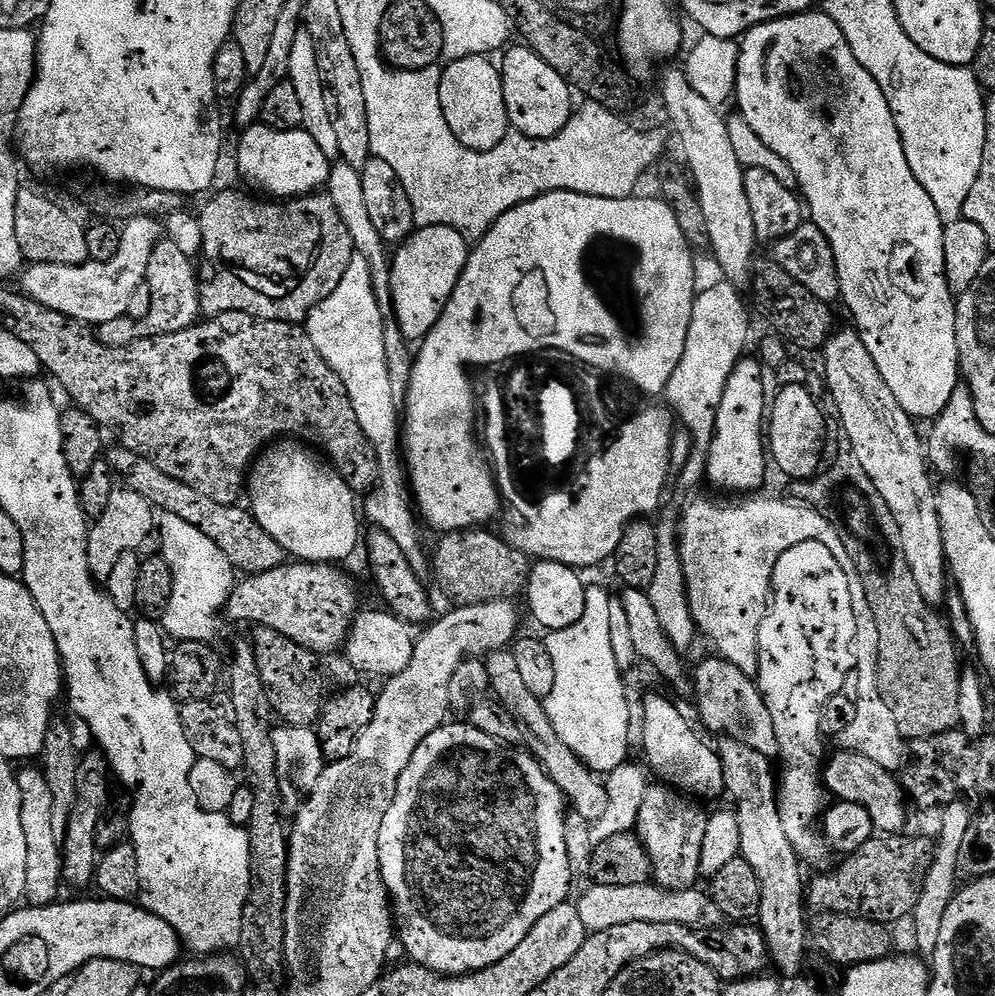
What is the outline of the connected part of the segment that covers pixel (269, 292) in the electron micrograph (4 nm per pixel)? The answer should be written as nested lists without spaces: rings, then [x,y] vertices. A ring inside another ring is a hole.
[[[220,192],[204,209],[199,209],[198,215],[202,226],[204,247],[200,260],[202,266],[199,265],[198,268],[198,282],[200,285],[200,309],[205,317],[215,318],[222,313],[238,312],[250,314],[256,320],[277,320],[287,324],[300,324],[307,321],[314,306],[318,306],[326,298],[330,298],[330,294],[334,294],[334,290],[338,290],[338,282],[342,282],[342,274],[346,274],[346,270],[354,258],[350,230],[346,230],[346,222],[342,222],[342,218],[338,218],[338,206],[334,206],[334,202],[326,194],[298,196],[285,199],[283,202],[268,203],[272,204],[263,204],[262,201],[255,200],[254,197],[247,196],[244,192]],[[229,268],[233,268],[237,274],[229,274]]]

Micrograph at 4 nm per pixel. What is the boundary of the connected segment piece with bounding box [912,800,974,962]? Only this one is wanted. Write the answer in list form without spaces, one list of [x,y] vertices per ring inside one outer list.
[[[957,800],[948,803],[939,811],[938,819],[934,824],[938,827],[939,838],[936,838],[936,851],[933,853],[933,861],[929,865],[928,872],[921,884],[918,906],[912,915],[914,922],[914,936],[916,938],[917,955],[926,962],[930,962],[937,952],[939,935],[942,932],[942,920],[946,910],[958,891],[957,878],[960,878],[958,852],[962,848],[966,831],[972,825],[974,812],[971,812],[967,801]]]

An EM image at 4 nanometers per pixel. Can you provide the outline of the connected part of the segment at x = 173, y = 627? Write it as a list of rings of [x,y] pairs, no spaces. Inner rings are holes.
[[[163,514],[158,520],[158,536],[160,532],[160,548],[165,562],[170,566],[170,574],[174,578],[174,594],[170,598],[170,606],[166,610],[162,627],[173,641],[202,640],[215,641],[220,632],[221,613],[225,611],[233,588],[238,583],[238,573],[232,567],[230,558],[198,530],[198,526],[190,526],[178,514]]]

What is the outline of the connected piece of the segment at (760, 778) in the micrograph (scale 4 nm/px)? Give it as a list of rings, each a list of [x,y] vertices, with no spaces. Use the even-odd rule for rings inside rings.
[[[727,738],[718,744],[724,790],[736,805],[734,811],[740,830],[740,856],[750,862],[750,870],[758,874],[758,886],[762,886],[762,906],[758,927],[768,943],[768,954],[774,968],[784,978],[796,978],[804,968],[804,947],[810,944],[810,928],[804,924],[806,913],[806,879],[800,855],[794,850],[790,838],[786,838],[786,826],[782,826],[778,799],[778,776],[772,772],[769,757],[750,750],[746,742]]]

